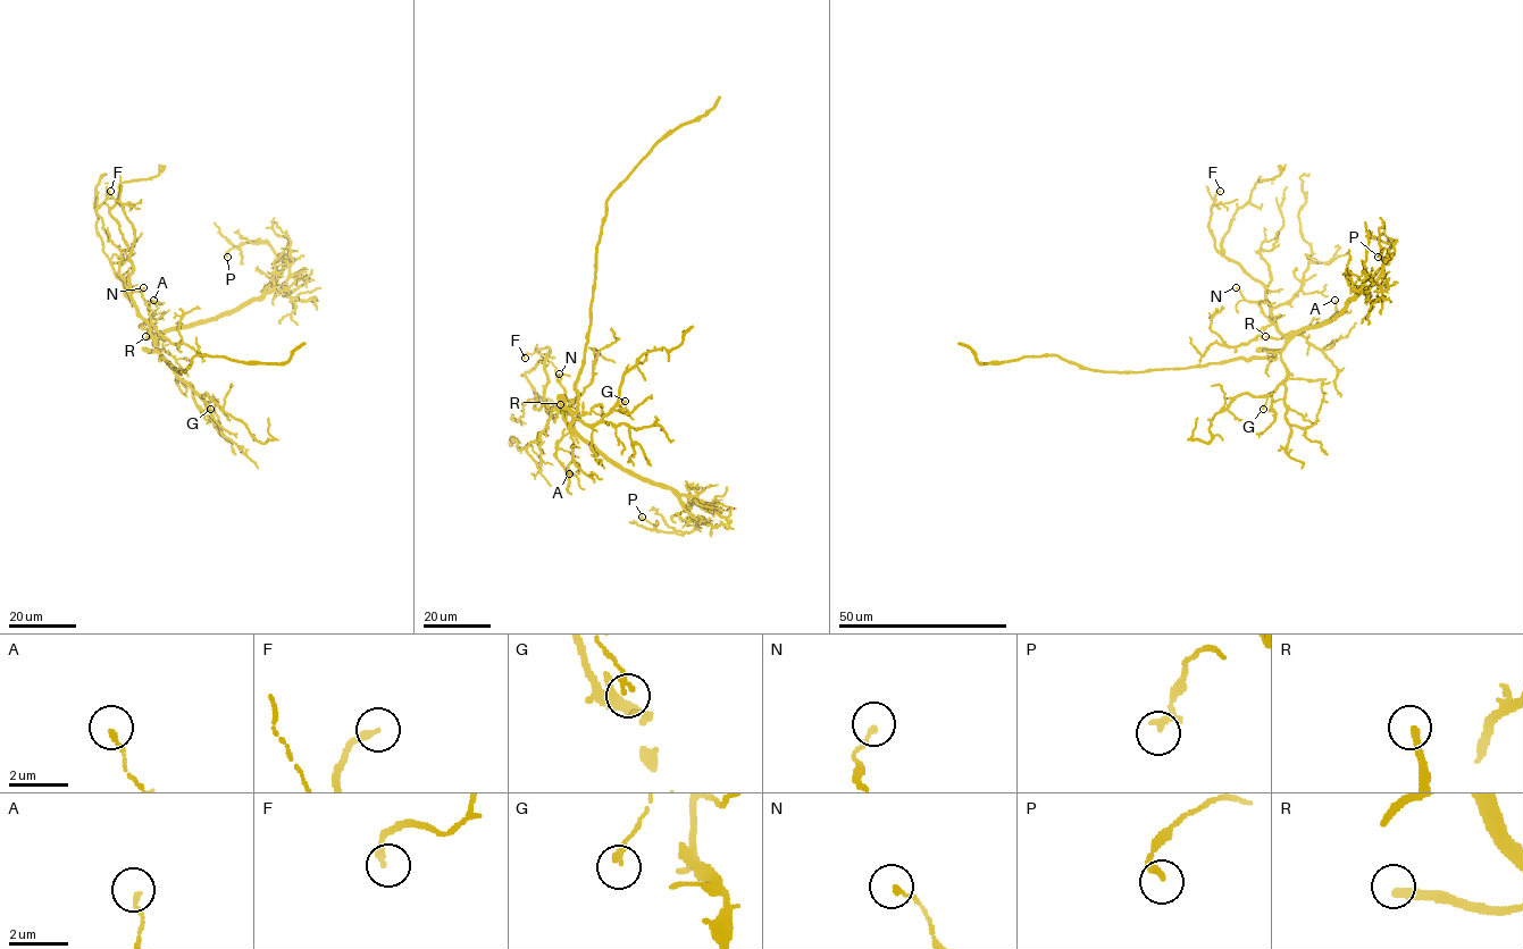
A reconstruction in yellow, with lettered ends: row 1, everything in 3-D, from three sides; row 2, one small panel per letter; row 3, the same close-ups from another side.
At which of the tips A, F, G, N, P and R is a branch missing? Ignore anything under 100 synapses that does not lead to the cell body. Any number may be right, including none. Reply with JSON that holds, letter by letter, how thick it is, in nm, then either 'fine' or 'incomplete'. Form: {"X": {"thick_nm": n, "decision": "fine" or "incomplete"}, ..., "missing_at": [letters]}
{"A": {"thick_nm": 170, "decision": "fine"}, "F": {"thick_nm": 200, "decision": "fine"}, "G": {"thick_nm": 200, "decision": "fine"}, "N": {"thick_nm": 160, "decision": "fine"}, "P": {"thick_nm": 200, "decision": "fine"}, "R": {"thick_nm": 280, "decision": "incomplete"}, "missing_at": ["R"]}

